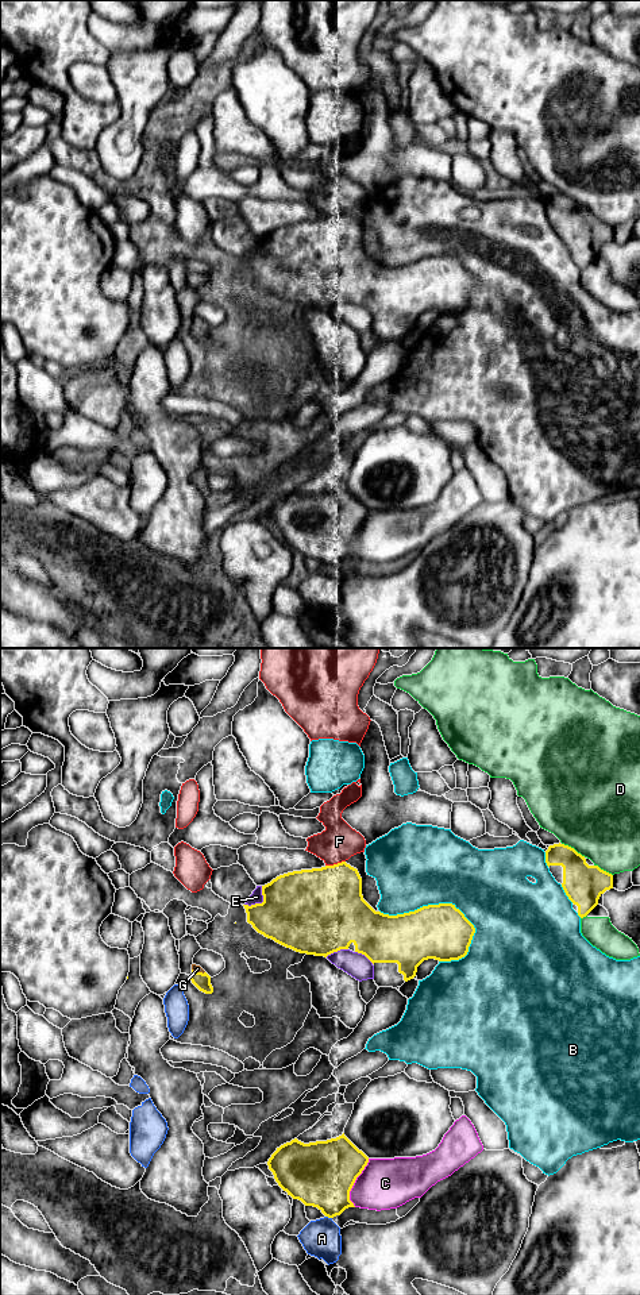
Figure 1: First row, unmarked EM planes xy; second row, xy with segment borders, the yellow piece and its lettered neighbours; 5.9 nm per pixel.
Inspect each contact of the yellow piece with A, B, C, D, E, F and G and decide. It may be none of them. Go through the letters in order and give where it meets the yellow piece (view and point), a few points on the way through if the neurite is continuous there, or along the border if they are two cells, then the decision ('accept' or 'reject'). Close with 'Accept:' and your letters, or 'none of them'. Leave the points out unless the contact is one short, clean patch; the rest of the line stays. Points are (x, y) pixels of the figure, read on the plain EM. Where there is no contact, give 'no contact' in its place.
A: xy (328, 569) | reject
B: xy (431, 257) | reject
C: xy (354, 534) | reject
D: xy (573, 200) | reject
E: xy (262, 254) | reject
F: xy (335, 216) | reject
G: xy (199, 324) | across xy (201, 332), (199, 324), (197, 320) | accept
Accept: G

